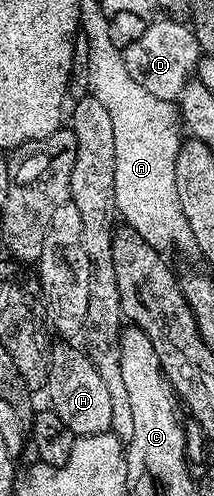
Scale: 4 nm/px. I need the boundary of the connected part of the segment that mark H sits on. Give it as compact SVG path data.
M58 344L51 347L51 367L49 368L48 380L45 387L45 395L49 401L50 409L54 410L61 420L70 428L76 436L86 434L106 434L110 431L113 420L113 404L109 400L109 388L105 388L101 376L97 376L97 368L92 364L90 357L82 349L74 350L74 345Z

